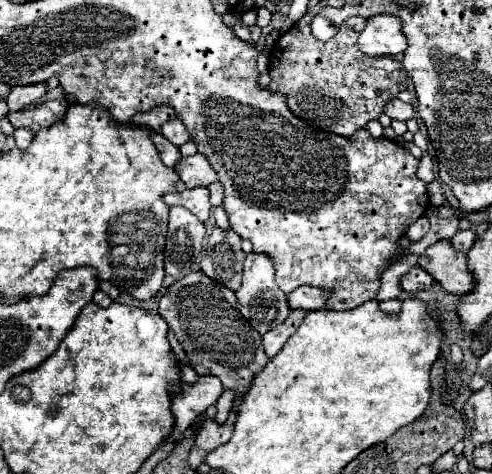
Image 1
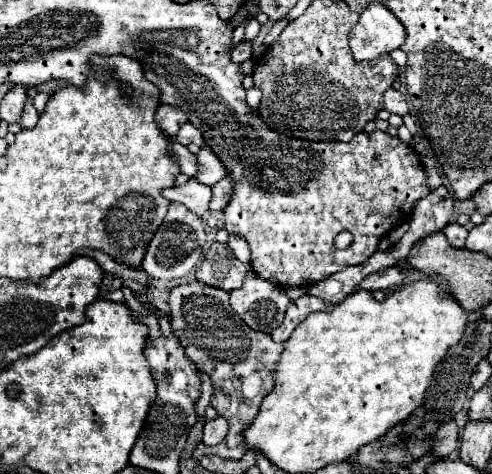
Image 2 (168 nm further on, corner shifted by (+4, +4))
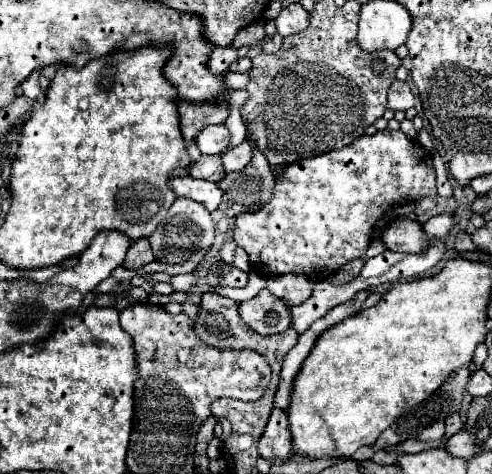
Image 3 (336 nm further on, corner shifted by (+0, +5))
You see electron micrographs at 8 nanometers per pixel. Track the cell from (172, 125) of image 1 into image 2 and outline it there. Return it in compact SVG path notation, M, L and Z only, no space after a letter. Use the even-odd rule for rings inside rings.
M184 124L184 128L180 128L180 132L178 132L178 136L174 140L184 144L184 146L196 144L198 148L204 148L204 138L202 138L200 130L196 130L192 124Z

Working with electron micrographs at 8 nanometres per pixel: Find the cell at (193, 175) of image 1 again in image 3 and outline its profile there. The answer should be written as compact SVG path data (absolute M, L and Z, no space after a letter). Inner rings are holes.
M244 141L242 145L238 147L230 147L228 151L220 153L220 159L222 159L222 167L226 173L232 173L232 171L240 171L242 167L248 165L252 157L252 147L248 141Z

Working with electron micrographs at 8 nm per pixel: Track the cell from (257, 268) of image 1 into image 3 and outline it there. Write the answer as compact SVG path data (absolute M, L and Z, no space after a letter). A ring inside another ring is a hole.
M262 289L256 297L238 303L238 313L260 335L276 335L290 327L290 311L286 303L272 295L268 289Z

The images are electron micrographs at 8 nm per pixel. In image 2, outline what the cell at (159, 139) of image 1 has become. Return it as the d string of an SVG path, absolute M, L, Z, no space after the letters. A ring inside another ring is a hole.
M174 142L172 148L174 148L174 156L176 156L178 164L180 164L180 170L182 170L186 176L192 178L192 176L198 172L196 156L194 156L186 146L182 146L182 144L178 144L178 142Z

